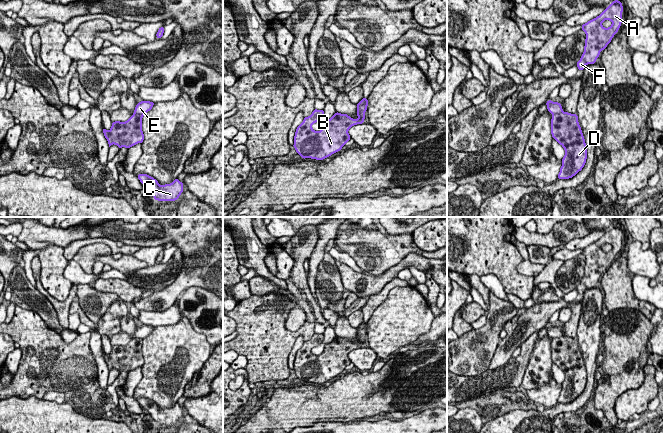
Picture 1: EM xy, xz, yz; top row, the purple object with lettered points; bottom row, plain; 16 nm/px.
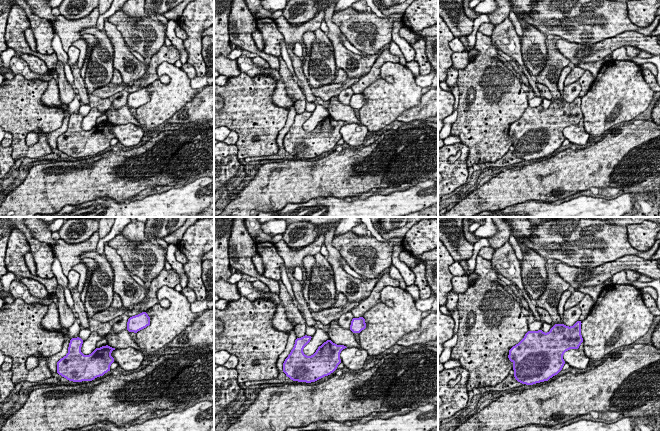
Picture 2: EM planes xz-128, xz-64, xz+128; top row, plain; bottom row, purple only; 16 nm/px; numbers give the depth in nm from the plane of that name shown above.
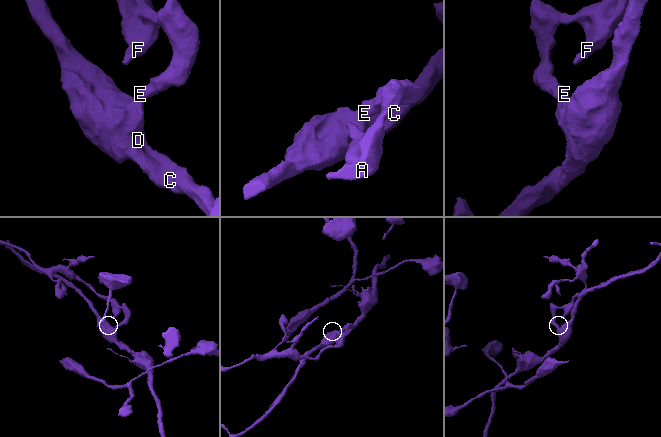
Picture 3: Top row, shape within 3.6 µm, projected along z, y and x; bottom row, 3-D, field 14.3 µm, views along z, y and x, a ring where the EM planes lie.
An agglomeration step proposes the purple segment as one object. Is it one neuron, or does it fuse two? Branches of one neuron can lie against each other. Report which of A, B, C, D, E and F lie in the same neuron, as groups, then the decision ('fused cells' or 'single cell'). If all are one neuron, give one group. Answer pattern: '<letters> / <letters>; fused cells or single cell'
A E F / B C D; fused cells

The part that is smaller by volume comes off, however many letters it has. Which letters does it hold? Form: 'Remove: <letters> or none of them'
Remove: A, E, F

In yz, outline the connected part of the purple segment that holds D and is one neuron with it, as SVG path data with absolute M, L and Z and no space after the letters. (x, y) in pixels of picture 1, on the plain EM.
M568 336L553 338L551 358L565 374L558 403L572 402L582 394L587 383L587 371L578 339Z

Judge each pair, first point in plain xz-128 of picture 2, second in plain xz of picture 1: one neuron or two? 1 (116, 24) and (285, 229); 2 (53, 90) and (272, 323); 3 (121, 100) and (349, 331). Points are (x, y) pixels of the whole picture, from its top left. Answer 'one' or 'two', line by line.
1: two
2: two
3: two

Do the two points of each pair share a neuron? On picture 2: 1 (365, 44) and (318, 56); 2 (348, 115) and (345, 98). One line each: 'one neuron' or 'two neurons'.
1: one neuron
2: two neurons

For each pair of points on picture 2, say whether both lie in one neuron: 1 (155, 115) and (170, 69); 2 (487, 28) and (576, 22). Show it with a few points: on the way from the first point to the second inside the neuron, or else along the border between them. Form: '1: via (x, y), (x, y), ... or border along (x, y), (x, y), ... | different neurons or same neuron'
1: via (163, 104), (174, 93), (174, 80) | same neuron
2: via (509, 38), (523, 38), (541, 22), (554, 22) | same neuron

